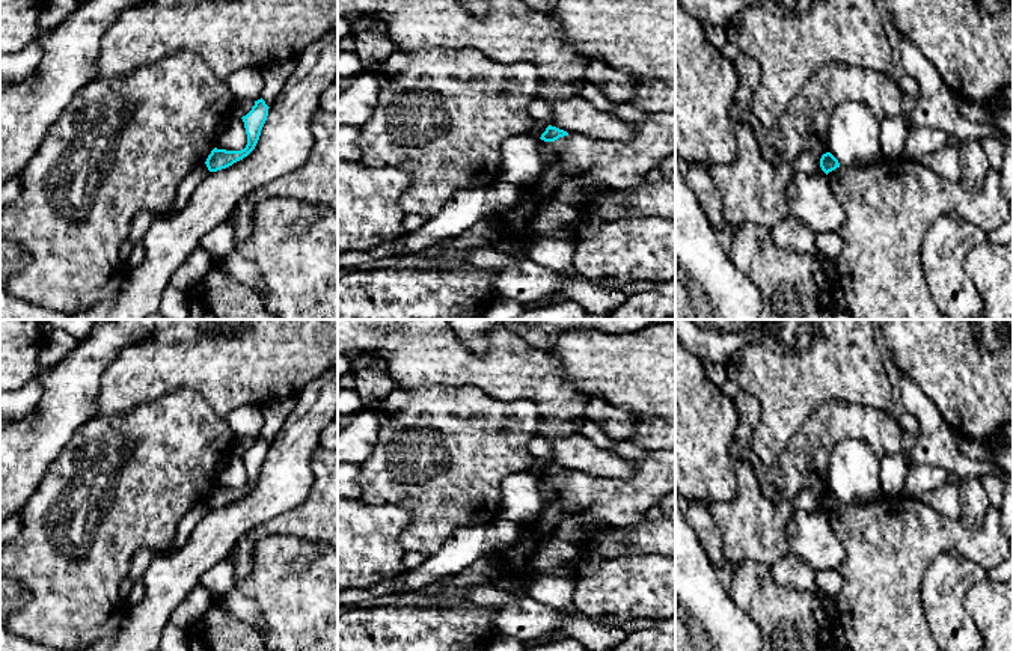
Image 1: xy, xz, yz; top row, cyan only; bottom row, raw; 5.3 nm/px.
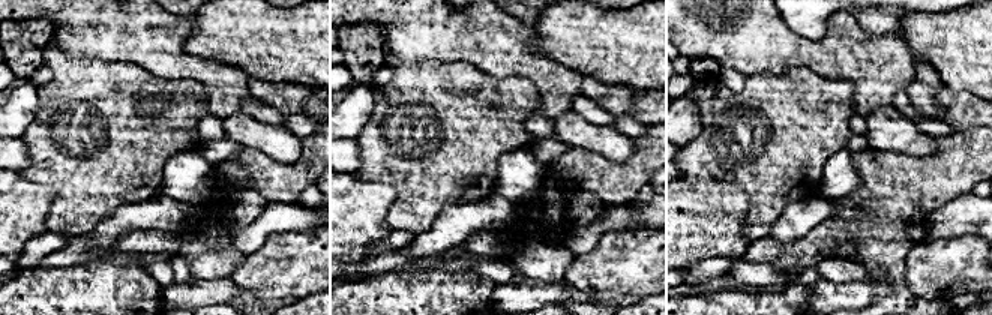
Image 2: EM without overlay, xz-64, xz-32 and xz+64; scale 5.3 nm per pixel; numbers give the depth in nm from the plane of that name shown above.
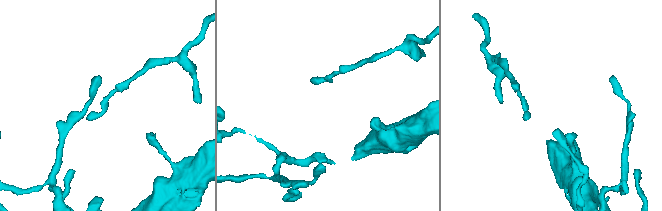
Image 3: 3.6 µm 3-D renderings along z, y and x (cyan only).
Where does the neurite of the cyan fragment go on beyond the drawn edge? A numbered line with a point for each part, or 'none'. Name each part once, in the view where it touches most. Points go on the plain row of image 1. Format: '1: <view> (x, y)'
none

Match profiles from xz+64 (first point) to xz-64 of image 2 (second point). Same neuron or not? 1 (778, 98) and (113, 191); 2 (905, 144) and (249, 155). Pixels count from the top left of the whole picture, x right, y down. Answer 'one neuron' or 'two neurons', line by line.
1: one neuron
2: two neurons

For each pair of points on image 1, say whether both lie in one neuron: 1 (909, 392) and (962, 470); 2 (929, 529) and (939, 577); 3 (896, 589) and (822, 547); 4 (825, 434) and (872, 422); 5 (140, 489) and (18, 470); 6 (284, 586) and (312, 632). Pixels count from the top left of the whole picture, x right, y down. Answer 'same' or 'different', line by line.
1: same
2: different
3: different
4: same
5: different
6: same

